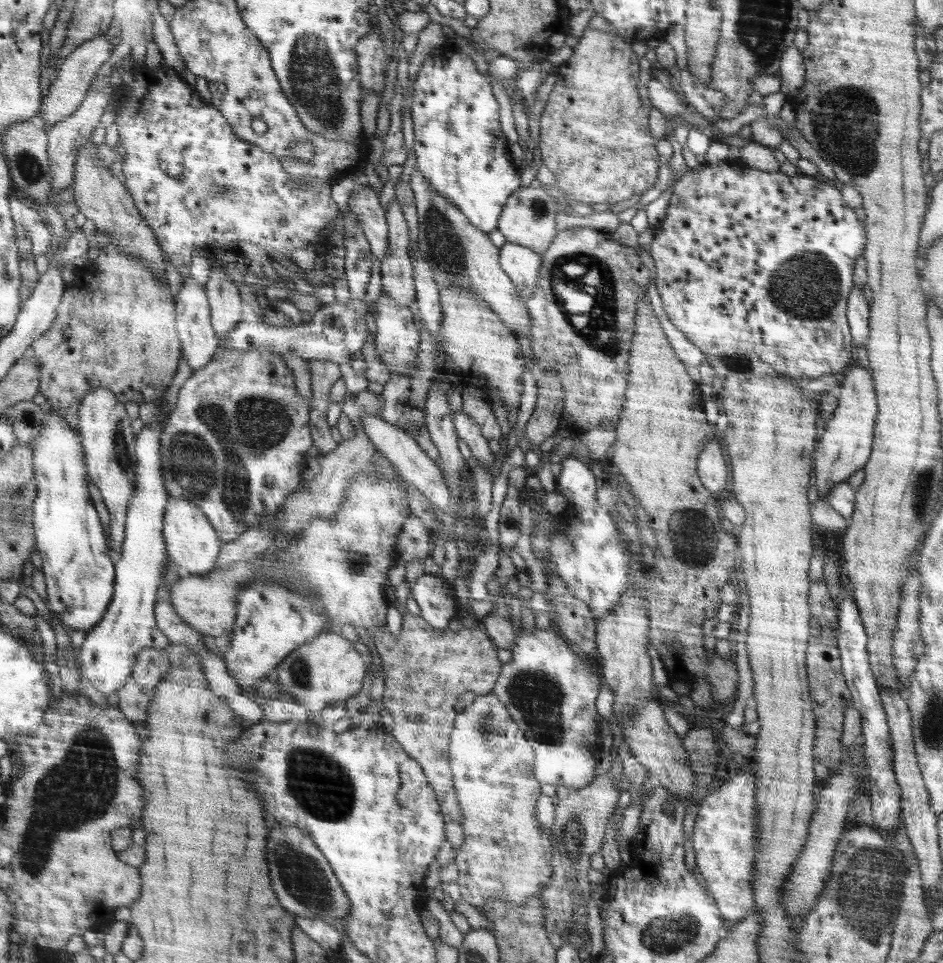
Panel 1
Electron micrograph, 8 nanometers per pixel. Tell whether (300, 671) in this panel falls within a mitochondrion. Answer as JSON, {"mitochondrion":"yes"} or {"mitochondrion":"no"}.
{"mitochondrion":"yes"}

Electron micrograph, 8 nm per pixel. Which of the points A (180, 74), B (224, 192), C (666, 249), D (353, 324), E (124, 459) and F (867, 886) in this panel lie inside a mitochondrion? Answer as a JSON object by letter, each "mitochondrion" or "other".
{"A":"other","B":"mitochondrion","C":"other","D":"mitochondrion","E":"mitochondrion","F":"mitochondrion"}

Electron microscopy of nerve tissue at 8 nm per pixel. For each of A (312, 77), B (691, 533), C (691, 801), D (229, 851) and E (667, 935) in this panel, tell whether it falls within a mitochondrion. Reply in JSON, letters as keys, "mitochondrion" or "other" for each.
{"A":"mitochondrion","B":"mitochondrion","C":"other","D":"other","E":"mitochondrion"}

